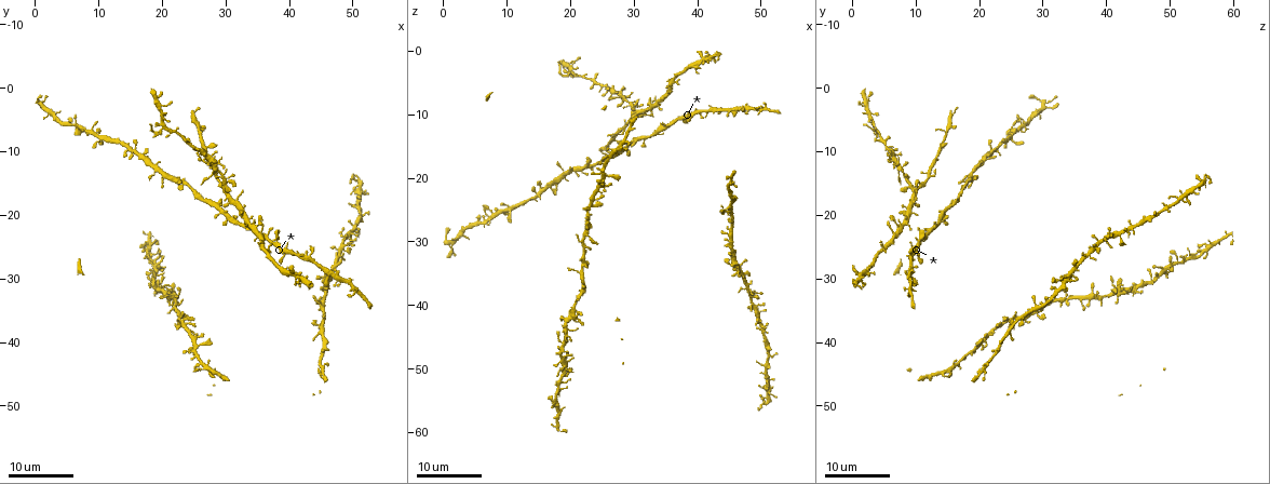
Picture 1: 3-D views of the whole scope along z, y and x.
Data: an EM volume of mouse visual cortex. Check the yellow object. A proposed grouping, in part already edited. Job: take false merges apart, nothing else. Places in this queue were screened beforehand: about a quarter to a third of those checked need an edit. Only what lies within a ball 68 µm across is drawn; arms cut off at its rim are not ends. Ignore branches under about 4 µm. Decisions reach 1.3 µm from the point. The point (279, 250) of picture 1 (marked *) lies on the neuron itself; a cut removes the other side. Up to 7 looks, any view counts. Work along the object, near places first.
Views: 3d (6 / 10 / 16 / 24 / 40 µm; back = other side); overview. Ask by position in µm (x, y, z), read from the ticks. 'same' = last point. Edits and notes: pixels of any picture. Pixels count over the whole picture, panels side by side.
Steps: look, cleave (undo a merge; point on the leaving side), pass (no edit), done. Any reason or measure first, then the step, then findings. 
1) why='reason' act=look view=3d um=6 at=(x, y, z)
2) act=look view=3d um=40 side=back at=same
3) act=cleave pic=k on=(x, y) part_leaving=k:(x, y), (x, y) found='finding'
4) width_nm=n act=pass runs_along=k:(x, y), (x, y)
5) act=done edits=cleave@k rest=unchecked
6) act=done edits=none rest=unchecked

why='four arms meet' act=look view=3d um=24 at=(34.0, 21.0, 7.5)

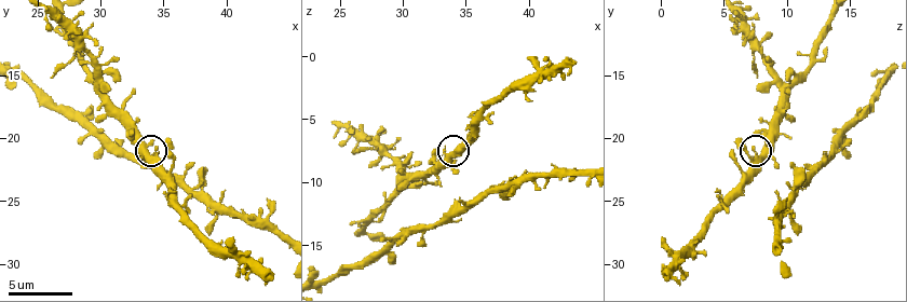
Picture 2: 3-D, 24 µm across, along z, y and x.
why='zoom in' act=look view=3d um=10 at=(33.8, 21.6, 7.8)

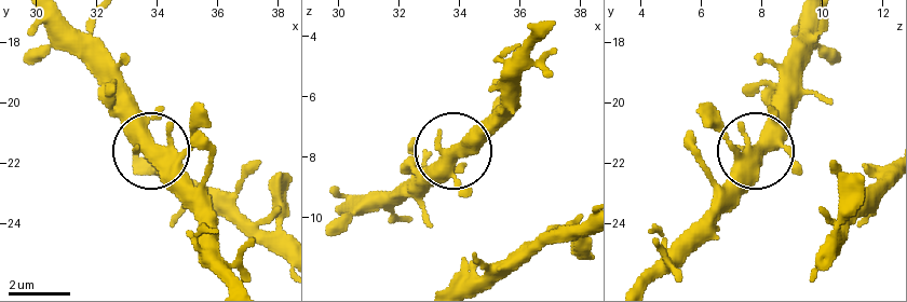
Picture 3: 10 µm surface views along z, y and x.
side_arm_um=30 act=pass found='continuous, no second neuron'

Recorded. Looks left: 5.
act=look view=3d um=6 at=(30.2, 20.6, 14.6)

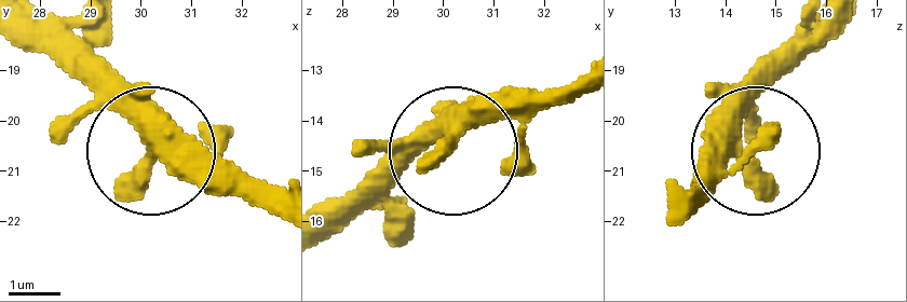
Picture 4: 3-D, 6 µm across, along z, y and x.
act=pass runs_along=4:(280, 216), (190, 177), (78, 65) found='all the same neuron'

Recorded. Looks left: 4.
why='four or more arms meet' act=look view=3d um=16 at=(19.5, 13.0, 19.0)

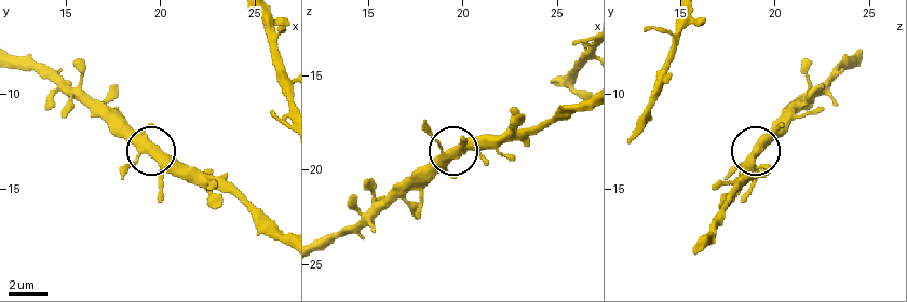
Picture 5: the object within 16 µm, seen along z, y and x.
act=look view=3d um=10 at=(19.1, 12.9, 19.2)

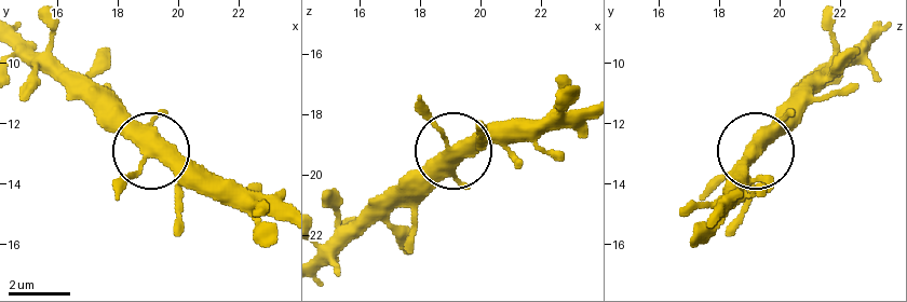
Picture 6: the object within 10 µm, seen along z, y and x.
why='from behind' act=look view=3d um=10 side=back at=(19.1, 13.0, 19.2)

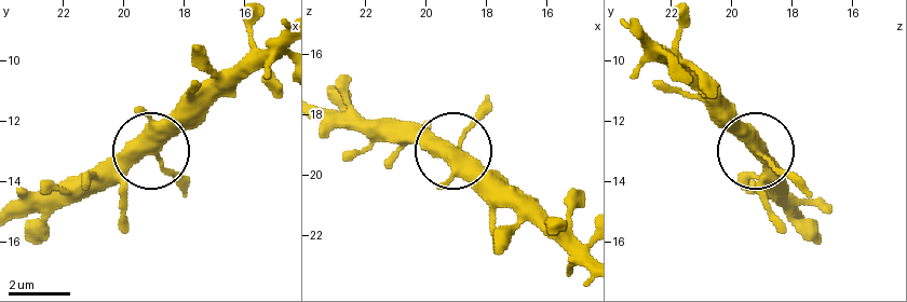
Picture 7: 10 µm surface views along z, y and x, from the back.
act=pass runs_along=7:(326, 114), (419, 127), (450, 146), (486, 107) found='all the same neuron'

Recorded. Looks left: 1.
act=done edits=none rest=unchecked

